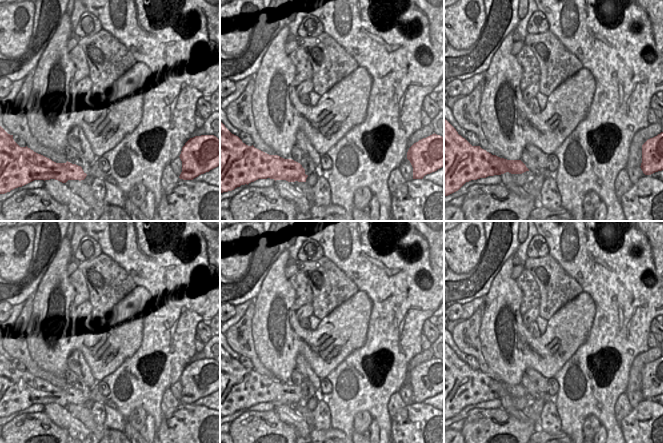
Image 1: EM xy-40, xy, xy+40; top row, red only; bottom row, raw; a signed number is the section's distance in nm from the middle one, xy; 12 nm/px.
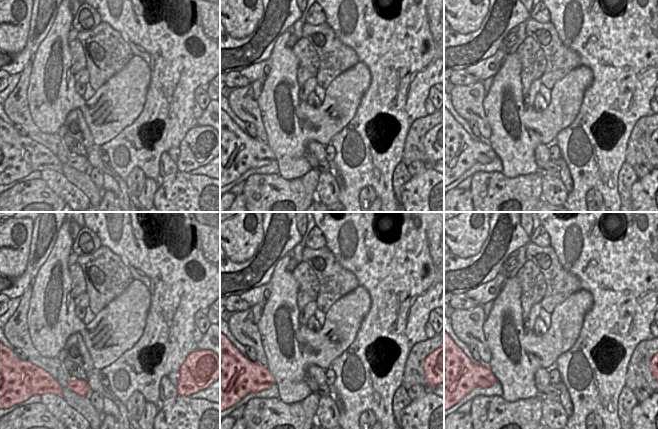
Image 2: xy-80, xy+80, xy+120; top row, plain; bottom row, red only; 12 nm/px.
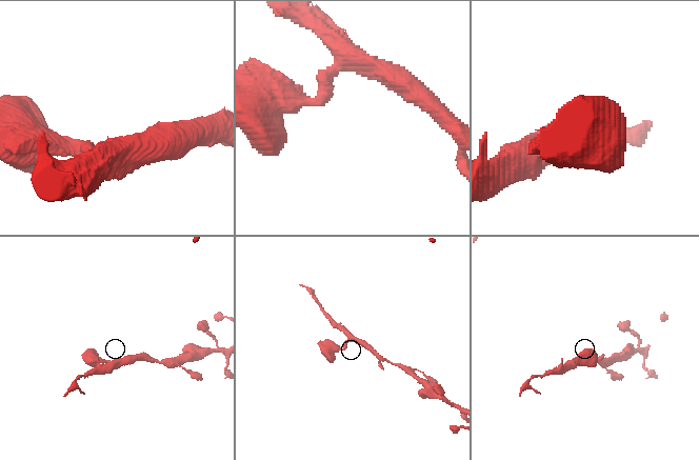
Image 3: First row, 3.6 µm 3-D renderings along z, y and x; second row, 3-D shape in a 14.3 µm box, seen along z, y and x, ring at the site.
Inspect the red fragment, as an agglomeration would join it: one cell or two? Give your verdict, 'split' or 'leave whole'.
leave whole

